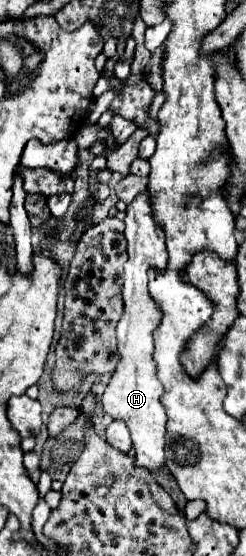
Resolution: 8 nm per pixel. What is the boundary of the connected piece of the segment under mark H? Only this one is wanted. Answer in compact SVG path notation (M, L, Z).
M141 193L129 207L125 217L125 237L127 237L127 263L125 263L125 281L123 281L123 301L125 313L117 325L117 339L119 339L119 365L115 375L111 377L101 405L105 413L115 419L123 421L133 437L135 449L135 465L147 469L151 475L161 475L165 469L165 409L159 403L163 393L161 383L155 377L155 361L153 361L153 337L151 333L161 321L159 307L149 295L147 289L147 269L167 265L167 249L165 249L165 233L155 225L151 217L149 195Z

